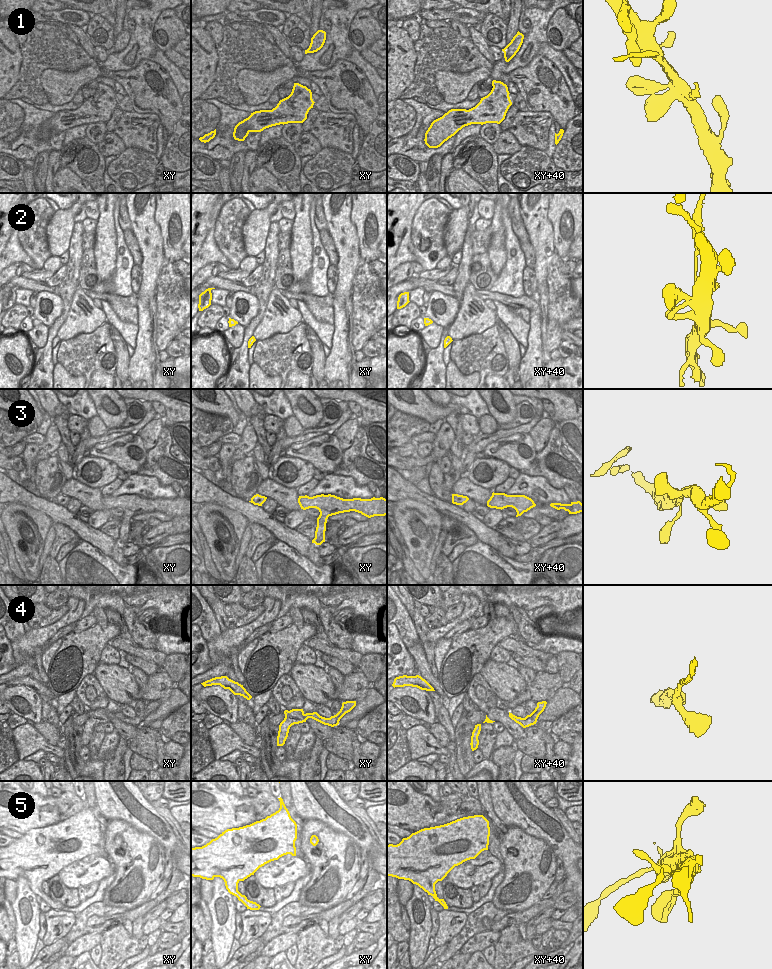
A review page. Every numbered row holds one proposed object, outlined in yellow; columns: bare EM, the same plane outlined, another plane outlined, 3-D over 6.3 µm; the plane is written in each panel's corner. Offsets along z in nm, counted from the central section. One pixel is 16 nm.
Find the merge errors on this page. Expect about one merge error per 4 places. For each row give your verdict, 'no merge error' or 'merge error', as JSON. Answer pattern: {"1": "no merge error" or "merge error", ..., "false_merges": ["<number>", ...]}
{"1": "no merge error", "2": "no merge error", "3": "no merge error", "4": "no merge error", "5": "no merge error", "false_merges": []}

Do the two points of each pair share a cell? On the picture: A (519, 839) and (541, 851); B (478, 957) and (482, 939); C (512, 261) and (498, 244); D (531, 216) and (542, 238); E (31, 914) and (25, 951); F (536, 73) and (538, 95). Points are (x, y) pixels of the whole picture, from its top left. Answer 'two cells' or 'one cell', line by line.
A: one cell
B: two cells
C: two cells
D: one cell
E: one cell
F: one cell

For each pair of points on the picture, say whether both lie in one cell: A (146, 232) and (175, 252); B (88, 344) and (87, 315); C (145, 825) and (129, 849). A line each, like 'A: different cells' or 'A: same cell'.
A: different cells
B: different cells
C: different cells

